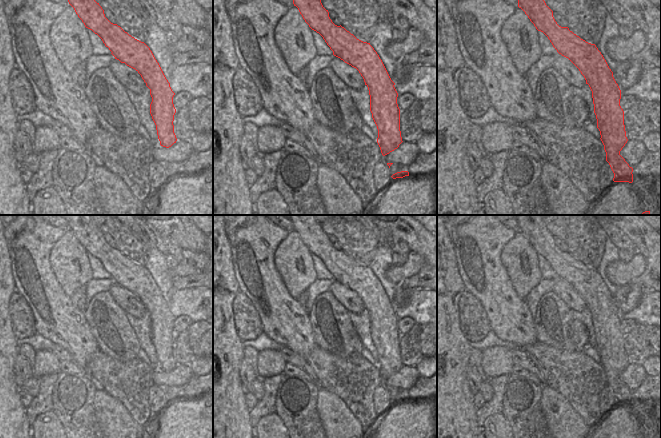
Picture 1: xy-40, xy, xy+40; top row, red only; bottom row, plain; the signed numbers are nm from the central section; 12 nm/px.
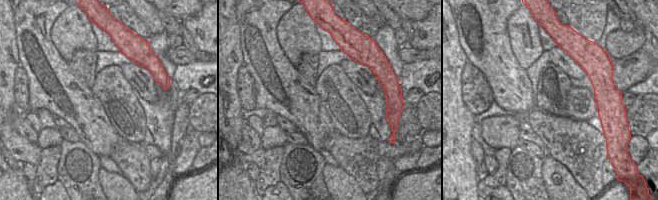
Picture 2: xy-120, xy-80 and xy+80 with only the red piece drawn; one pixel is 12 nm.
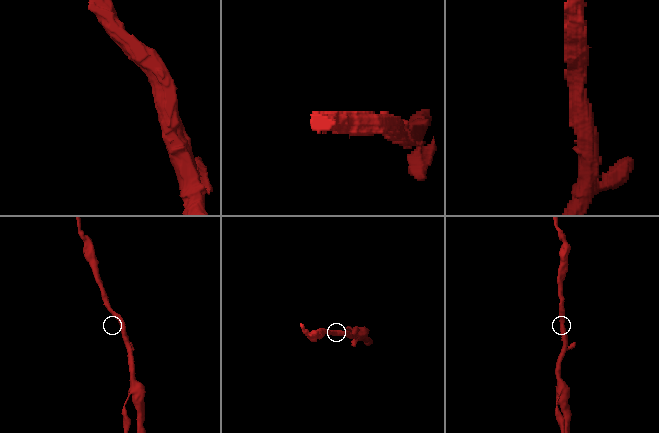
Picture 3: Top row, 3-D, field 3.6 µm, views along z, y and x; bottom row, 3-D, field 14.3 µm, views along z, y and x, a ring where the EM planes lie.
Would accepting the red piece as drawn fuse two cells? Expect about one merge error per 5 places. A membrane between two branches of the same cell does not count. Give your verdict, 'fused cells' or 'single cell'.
single cell

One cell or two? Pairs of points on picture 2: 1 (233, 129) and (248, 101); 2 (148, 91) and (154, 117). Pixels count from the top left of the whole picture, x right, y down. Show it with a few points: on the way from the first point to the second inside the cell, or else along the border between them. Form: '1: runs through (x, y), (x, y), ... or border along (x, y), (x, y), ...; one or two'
1: border along (237, 88), (240, 105), (244, 111); two
2: border along (133, 88), (146, 100), (150, 102), (156, 101); two

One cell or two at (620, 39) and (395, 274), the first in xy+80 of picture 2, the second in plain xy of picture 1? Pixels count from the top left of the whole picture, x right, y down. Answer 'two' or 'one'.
one

